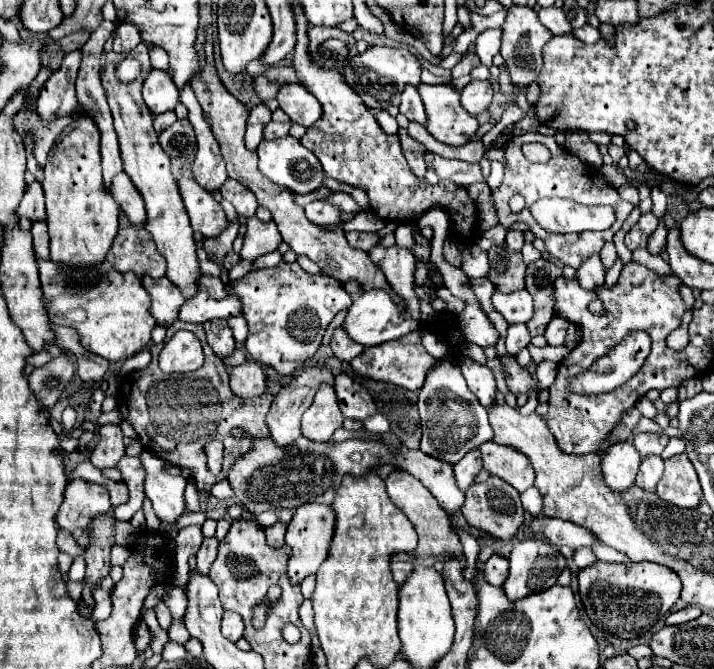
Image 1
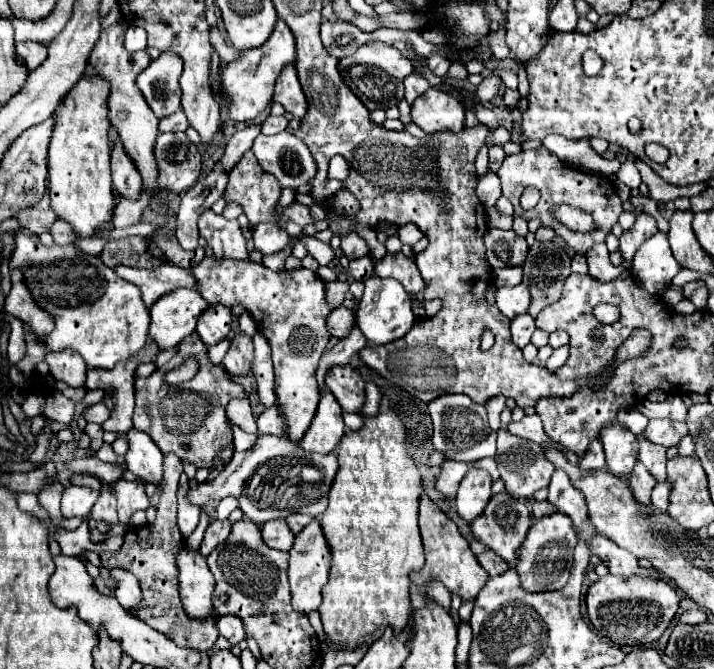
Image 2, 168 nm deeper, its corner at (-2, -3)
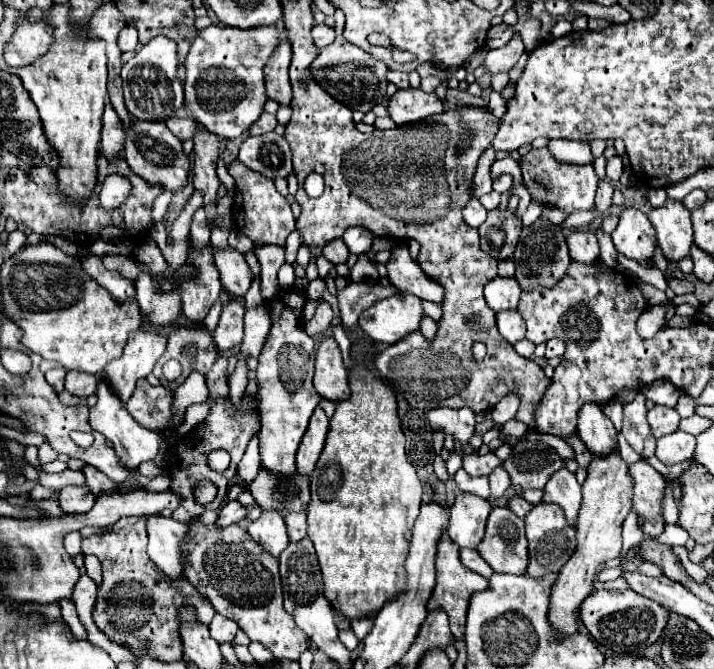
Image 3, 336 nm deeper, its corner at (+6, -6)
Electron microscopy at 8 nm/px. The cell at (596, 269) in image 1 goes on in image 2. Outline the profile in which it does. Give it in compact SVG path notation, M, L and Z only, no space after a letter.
M598 243L588 251L588 267L590 267L590 275L594 279L602 279L602 281L610 281L616 275L620 275L624 269L614 267L608 259L608 249L606 243Z

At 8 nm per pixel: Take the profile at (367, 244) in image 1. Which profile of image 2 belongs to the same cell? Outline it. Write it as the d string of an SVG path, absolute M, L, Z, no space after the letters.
M350 233L350 235L346 235L346 239L342 239L342 243L340 243L340 249L344 251L344 255L346 255L348 259L364 257L364 255L370 253L366 241L364 241L358 233Z

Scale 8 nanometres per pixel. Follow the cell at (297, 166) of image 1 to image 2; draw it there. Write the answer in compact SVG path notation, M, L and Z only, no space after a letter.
M282 131L272 137L260 133L254 139L252 151L260 167L280 181L280 187L296 189L316 175L314 159L308 147L292 133Z

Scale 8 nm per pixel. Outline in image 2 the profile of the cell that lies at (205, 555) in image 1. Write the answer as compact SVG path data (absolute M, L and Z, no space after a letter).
M214 519L214 521L208 525L206 533L204 533L204 541L202 541L202 545L200 545L202 555L208 557L208 553L210 553L216 545L220 545L222 541L226 541L226 537L230 535L230 529L232 529L230 519L222 519L222 521Z

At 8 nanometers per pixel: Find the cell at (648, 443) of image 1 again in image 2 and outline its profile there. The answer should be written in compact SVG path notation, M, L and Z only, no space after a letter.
M650 419L646 431L642 435L646 435L652 443L664 445L664 447L672 447L676 445L684 435L688 433L688 427L684 421L674 421L674 419Z

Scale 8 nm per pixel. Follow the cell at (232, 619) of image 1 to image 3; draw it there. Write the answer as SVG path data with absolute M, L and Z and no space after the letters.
M216 614L208 628L210 628L210 636L214 636L214 640L220 644L226 644L226 642L232 644L238 632L238 626L230 618L224 618L222 614Z

